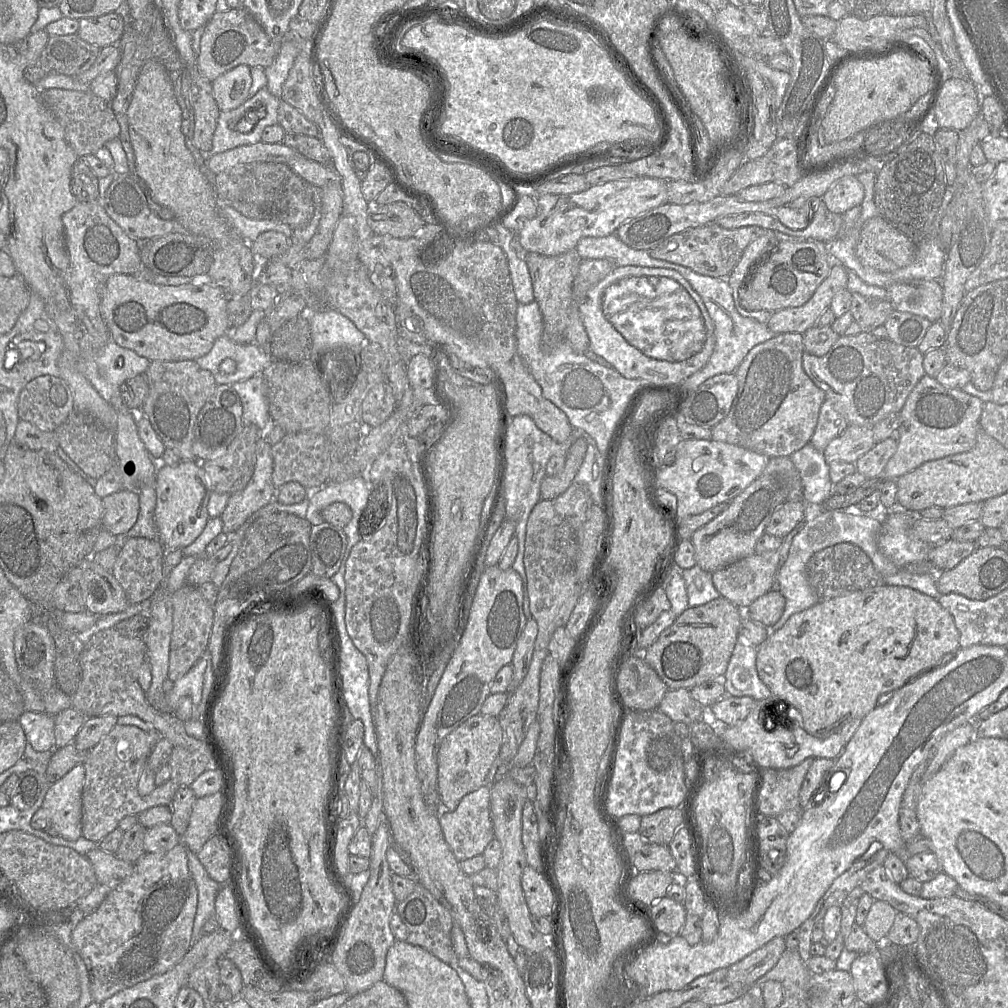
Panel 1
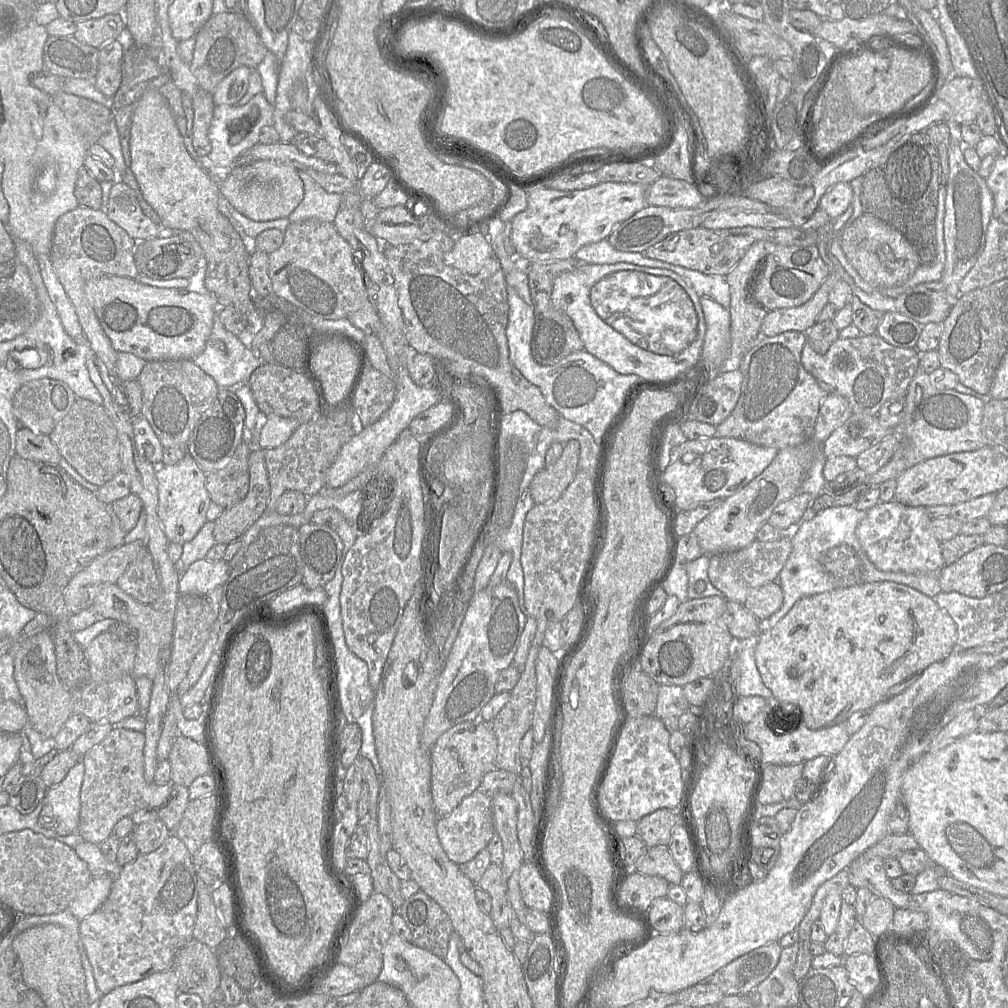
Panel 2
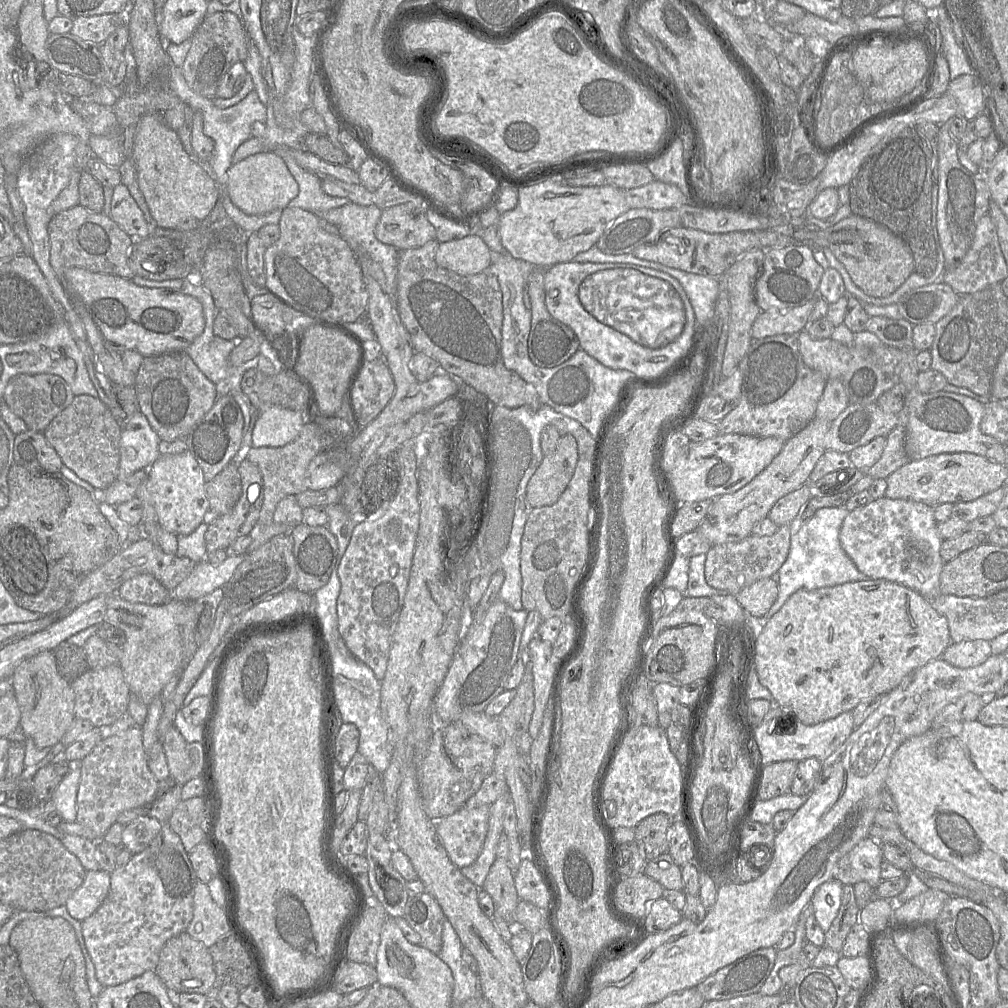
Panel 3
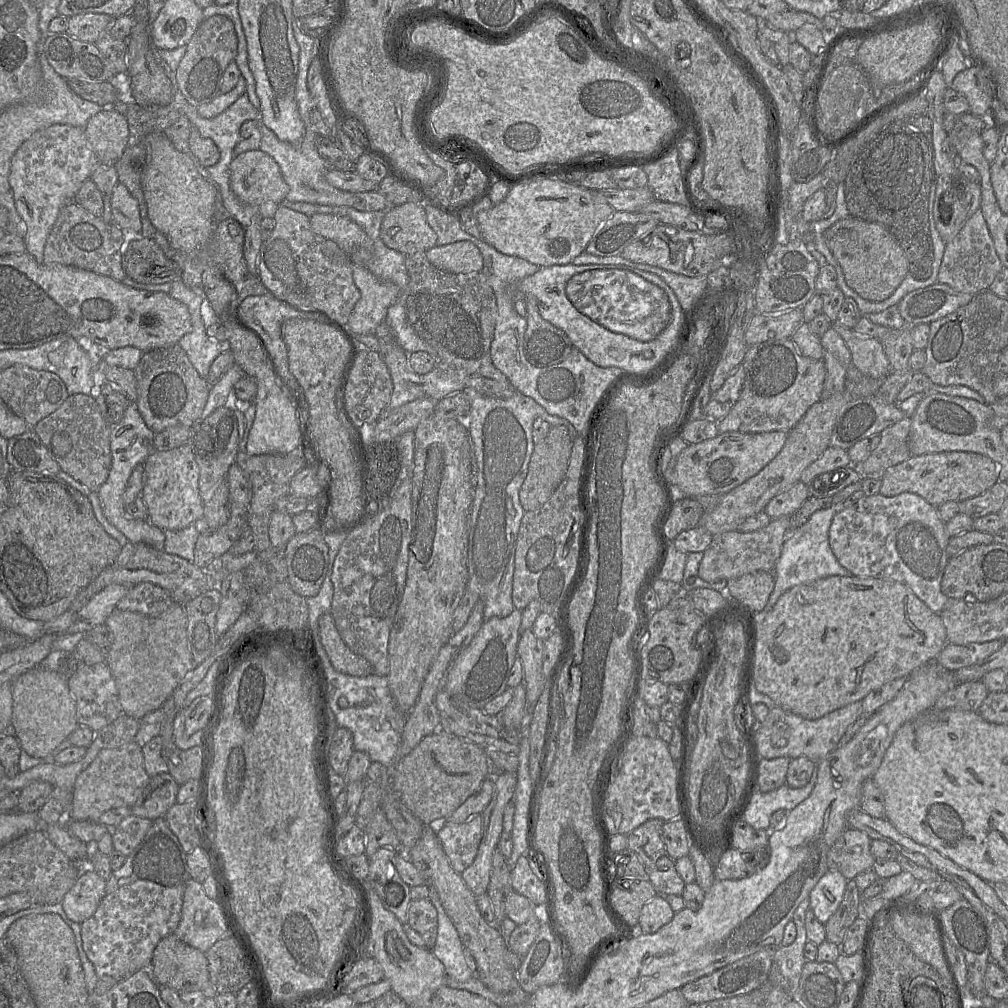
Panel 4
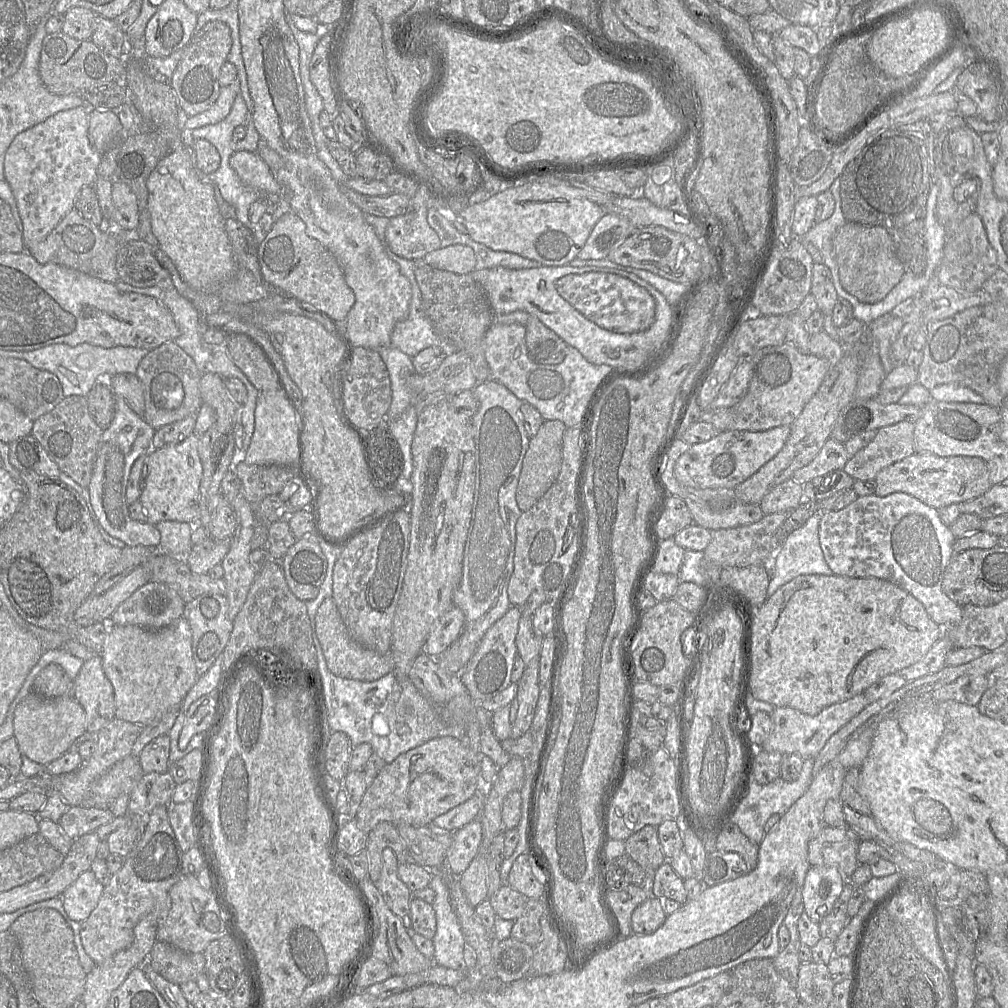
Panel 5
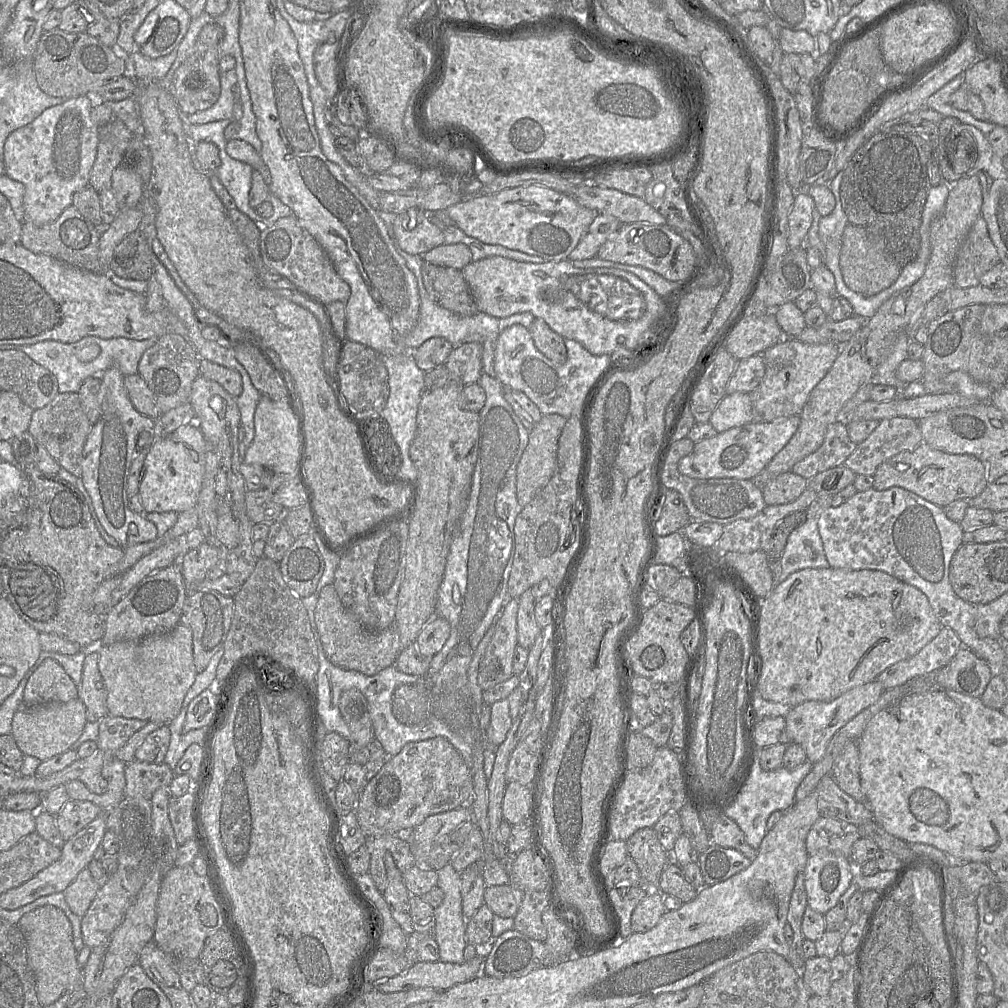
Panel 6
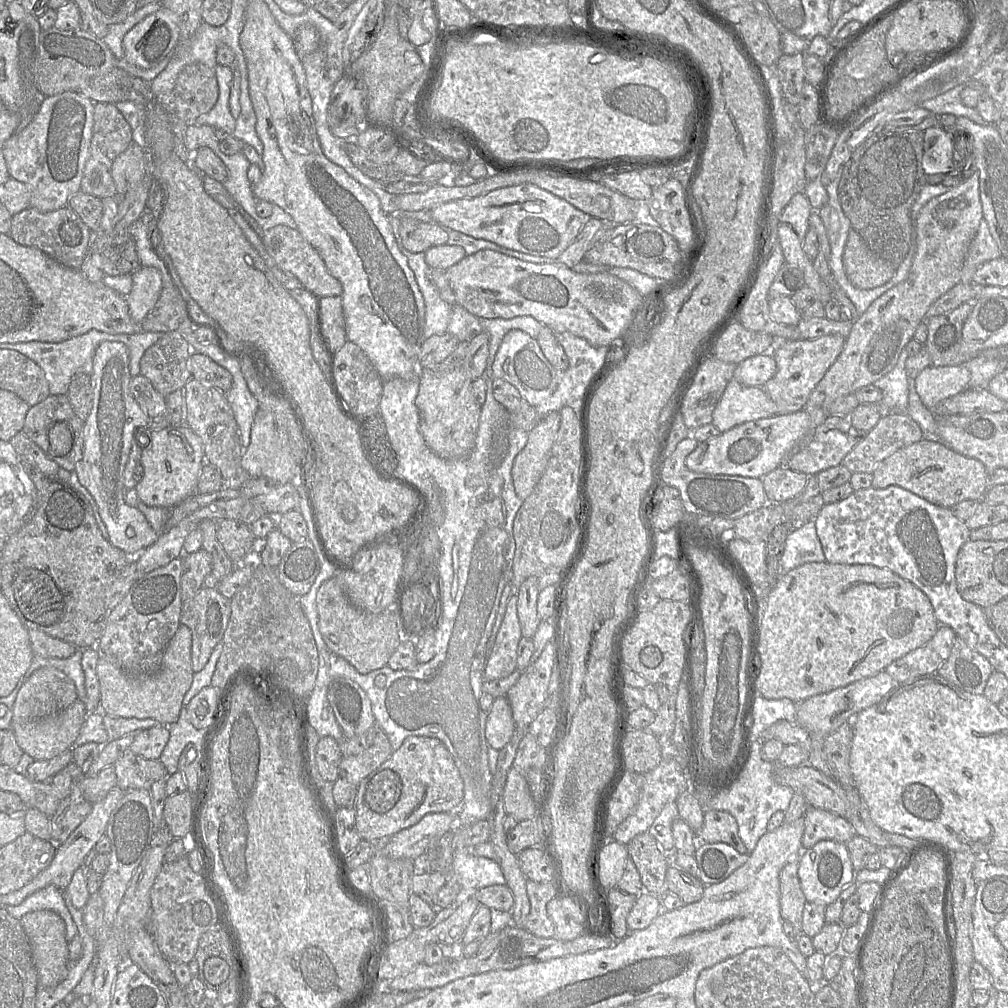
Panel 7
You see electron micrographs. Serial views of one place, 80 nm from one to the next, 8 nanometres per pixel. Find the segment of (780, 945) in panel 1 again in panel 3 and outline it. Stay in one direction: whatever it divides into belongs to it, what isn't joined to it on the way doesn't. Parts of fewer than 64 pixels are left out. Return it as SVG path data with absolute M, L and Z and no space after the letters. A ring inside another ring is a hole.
M776 947L757 949L720 968L696 988L706 1001L758 993L774 967L777 952Z

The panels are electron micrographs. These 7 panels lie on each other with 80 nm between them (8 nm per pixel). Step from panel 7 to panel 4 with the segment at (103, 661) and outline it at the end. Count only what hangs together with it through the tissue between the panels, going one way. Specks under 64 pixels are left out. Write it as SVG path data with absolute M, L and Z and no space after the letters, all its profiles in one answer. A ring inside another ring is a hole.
M174 603L157 617L115 608L106 619L111 645L106 652L122 712L137 720L159 709L193 668L184 605Z

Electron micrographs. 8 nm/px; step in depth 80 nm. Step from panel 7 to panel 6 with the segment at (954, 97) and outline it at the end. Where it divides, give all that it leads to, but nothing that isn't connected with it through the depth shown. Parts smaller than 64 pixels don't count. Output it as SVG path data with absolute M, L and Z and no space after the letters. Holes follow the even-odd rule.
M964 73L959 74L941 89L932 94L925 102L925 107L933 109L944 117L952 116L964 124L969 124L988 135L996 126L990 121L976 119L968 110L962 111L950 103L951 95L964 85Z

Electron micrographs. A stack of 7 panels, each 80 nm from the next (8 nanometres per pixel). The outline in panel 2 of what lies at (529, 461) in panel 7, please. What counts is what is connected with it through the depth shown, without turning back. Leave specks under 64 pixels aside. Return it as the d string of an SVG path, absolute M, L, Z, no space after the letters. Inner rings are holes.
M569 440L564 444L559 459L533 477L530 491L535 504L552 503L561 497L578 472L579 456L579 441Z

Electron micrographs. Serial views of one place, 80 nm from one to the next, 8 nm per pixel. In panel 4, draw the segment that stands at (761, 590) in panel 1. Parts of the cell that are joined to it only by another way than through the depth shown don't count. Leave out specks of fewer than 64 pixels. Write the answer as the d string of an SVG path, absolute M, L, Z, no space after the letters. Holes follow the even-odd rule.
M790 516L772 519L764 528L750 531L727 531L713 535L713 540L704 551L699 566L699 577L707 582L739 578L745 574L773 569L781 555L782 546L790 533Z

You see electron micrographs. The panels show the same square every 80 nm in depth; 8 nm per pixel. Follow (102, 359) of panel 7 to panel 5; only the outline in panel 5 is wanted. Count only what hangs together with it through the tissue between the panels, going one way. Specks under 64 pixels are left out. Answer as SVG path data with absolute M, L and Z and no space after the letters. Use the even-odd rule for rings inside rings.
M115 395L115 415L110 426L103 430L94 462L88 491L94 512L107 533L128 546L155 546L160 543L160 531L156 525L130 517L126 500L126 488L134 462L146 453L155 434L155 429L138 415L128 403Z

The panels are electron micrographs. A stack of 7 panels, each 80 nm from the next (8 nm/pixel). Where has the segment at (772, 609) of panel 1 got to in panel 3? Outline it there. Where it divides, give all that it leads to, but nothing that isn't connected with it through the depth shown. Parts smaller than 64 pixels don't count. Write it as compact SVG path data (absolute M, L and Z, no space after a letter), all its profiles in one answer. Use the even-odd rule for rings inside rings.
M767 577L744 588L735 597L748 614L748 619L761 619L776 601L778 593L779 584Z

